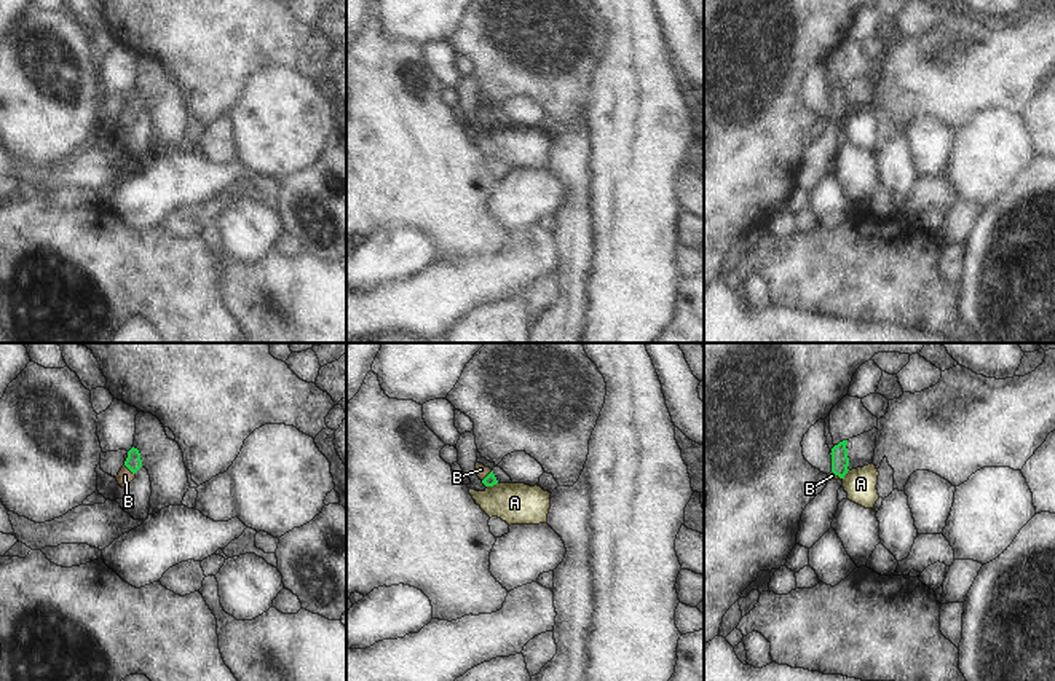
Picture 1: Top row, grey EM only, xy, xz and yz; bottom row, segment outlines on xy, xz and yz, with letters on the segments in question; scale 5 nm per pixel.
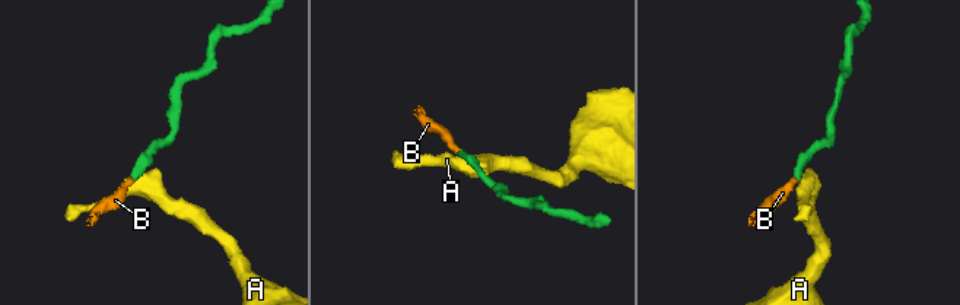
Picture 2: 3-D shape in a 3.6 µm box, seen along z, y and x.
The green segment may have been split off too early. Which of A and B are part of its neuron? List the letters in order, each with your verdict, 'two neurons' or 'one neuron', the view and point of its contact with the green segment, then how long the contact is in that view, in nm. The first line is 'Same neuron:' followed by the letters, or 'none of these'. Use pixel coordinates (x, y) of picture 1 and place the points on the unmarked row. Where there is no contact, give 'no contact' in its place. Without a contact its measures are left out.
Same neuron: B
A: two neurons | xz (492, 128) | 60 nm
B: one neuron | xy (130, 112) | 80 nm

